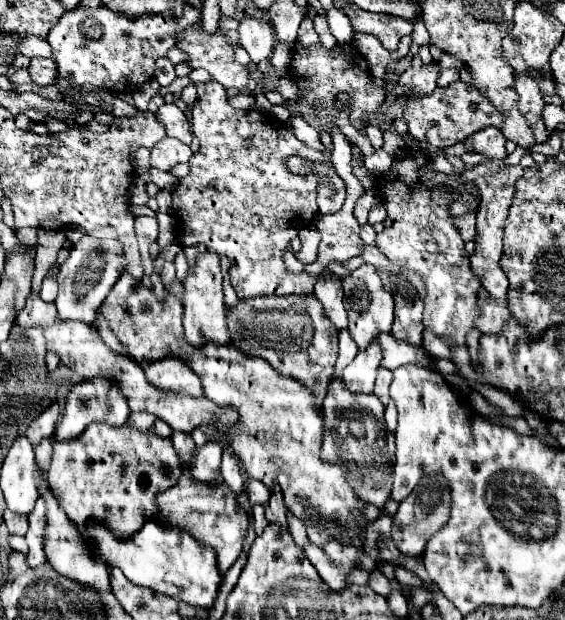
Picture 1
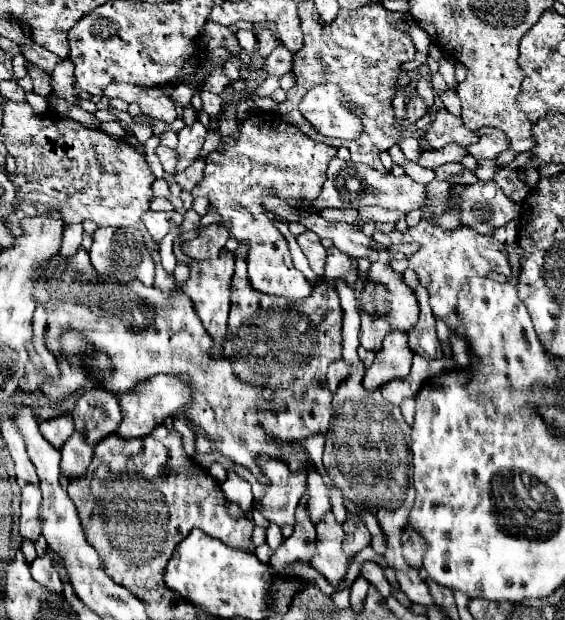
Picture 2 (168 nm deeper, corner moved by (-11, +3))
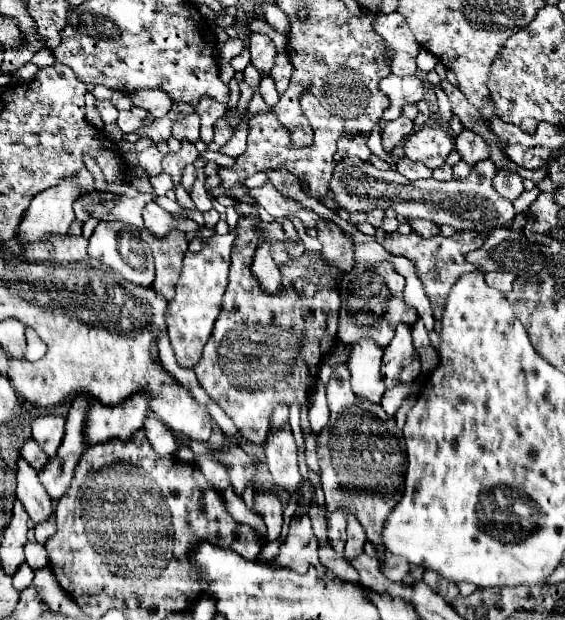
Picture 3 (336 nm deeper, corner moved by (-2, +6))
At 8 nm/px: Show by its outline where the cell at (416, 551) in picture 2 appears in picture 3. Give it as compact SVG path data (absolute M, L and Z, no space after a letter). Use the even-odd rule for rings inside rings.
M387 555L387 559L381 565L383 573L391 581L403 581L405 575L409 573L409 563L405 559L399 559L397 555Z

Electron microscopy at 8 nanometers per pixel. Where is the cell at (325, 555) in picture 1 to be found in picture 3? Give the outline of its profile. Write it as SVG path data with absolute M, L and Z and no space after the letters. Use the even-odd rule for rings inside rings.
M307 515L291 521L289 535L281 545L279 555L273 559L275 567L289 567L297 573L305 573L305 569L313 565L319 571L319 575L327 575L327 567L323 567L323 563L319 559L319 553L317 553L319 551L317 537L315 535L309 537L309 541L303 545L305 531L311 531L307 521L311 521Z

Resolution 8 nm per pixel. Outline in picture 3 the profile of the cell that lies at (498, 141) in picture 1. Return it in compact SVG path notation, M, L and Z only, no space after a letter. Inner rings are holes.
M463 129L455 137L455 149L467 163L477 163L477 161L489 159L491 155L491 145L479 133L469 131L469 129Z

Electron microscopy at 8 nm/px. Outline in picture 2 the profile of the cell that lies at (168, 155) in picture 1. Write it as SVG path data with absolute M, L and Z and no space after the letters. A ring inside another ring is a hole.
M158 146L156 148L156 156L160 158L160 162L162 162L162 166L164 166L164 172L168 172L168 174L174 174L176 170L176 154L174 154L176 150L172 150L172 148L166 148L166 146Z

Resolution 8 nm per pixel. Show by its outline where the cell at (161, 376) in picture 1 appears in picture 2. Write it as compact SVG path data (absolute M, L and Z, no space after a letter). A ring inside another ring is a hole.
M158 374L156 378L150 378L148 382L138 384L132 392L122 394L118 398L120 410L122 410L122 422L114 434L120 438L126 438L126 440L142 438L142 436L150 434L158 424L162 424L162 420L166 416L182 416L184 406L188 404L188 388L184 386L184 382L180 382L178 378L172 378L172 376L164 376L164 374Z

